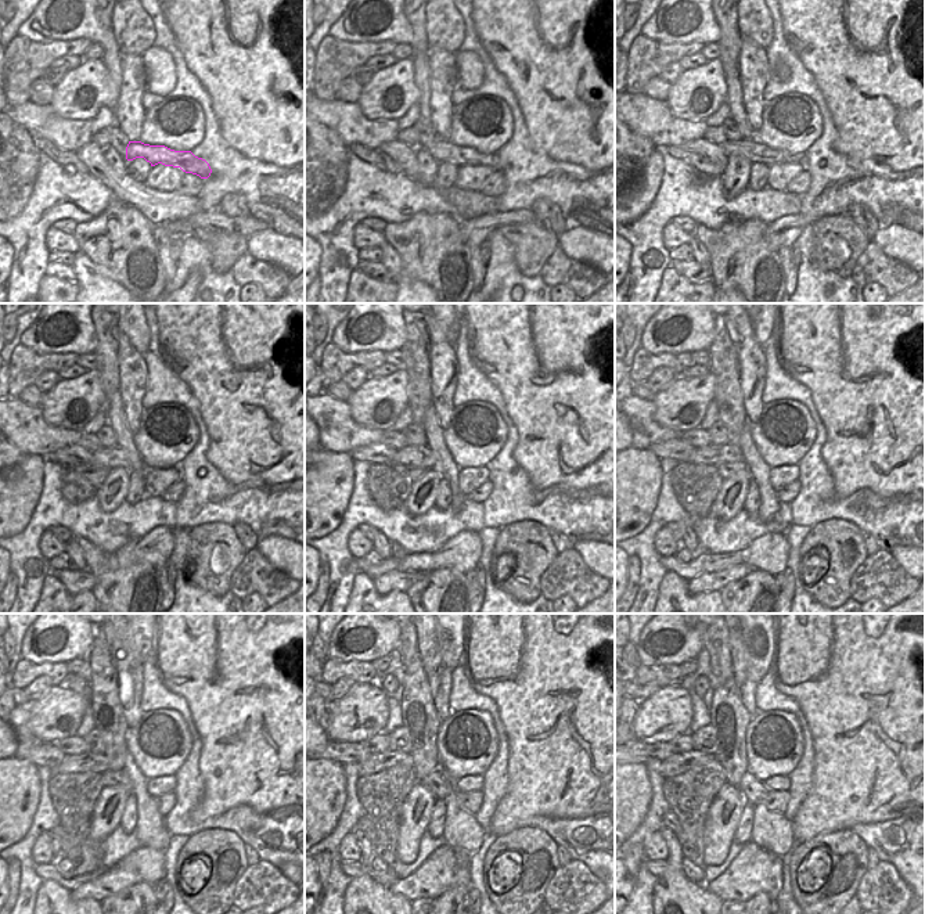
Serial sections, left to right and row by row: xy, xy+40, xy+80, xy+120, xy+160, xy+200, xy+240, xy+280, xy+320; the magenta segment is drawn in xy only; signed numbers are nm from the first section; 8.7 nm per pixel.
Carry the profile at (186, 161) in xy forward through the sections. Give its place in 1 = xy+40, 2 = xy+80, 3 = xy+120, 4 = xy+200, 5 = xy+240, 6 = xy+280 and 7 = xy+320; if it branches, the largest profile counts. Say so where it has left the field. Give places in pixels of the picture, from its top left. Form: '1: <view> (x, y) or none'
1: xy+40 (442, 150)
2: xy+80 (753, 150)
3: xy+120 (110, 459)
4: xy+200 (711, 454)
5: xy+240 (86, 762)
6: xy+280 (377, 762)
7: xy+320 (677, 763)

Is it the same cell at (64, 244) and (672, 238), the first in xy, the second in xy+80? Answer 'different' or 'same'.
same

